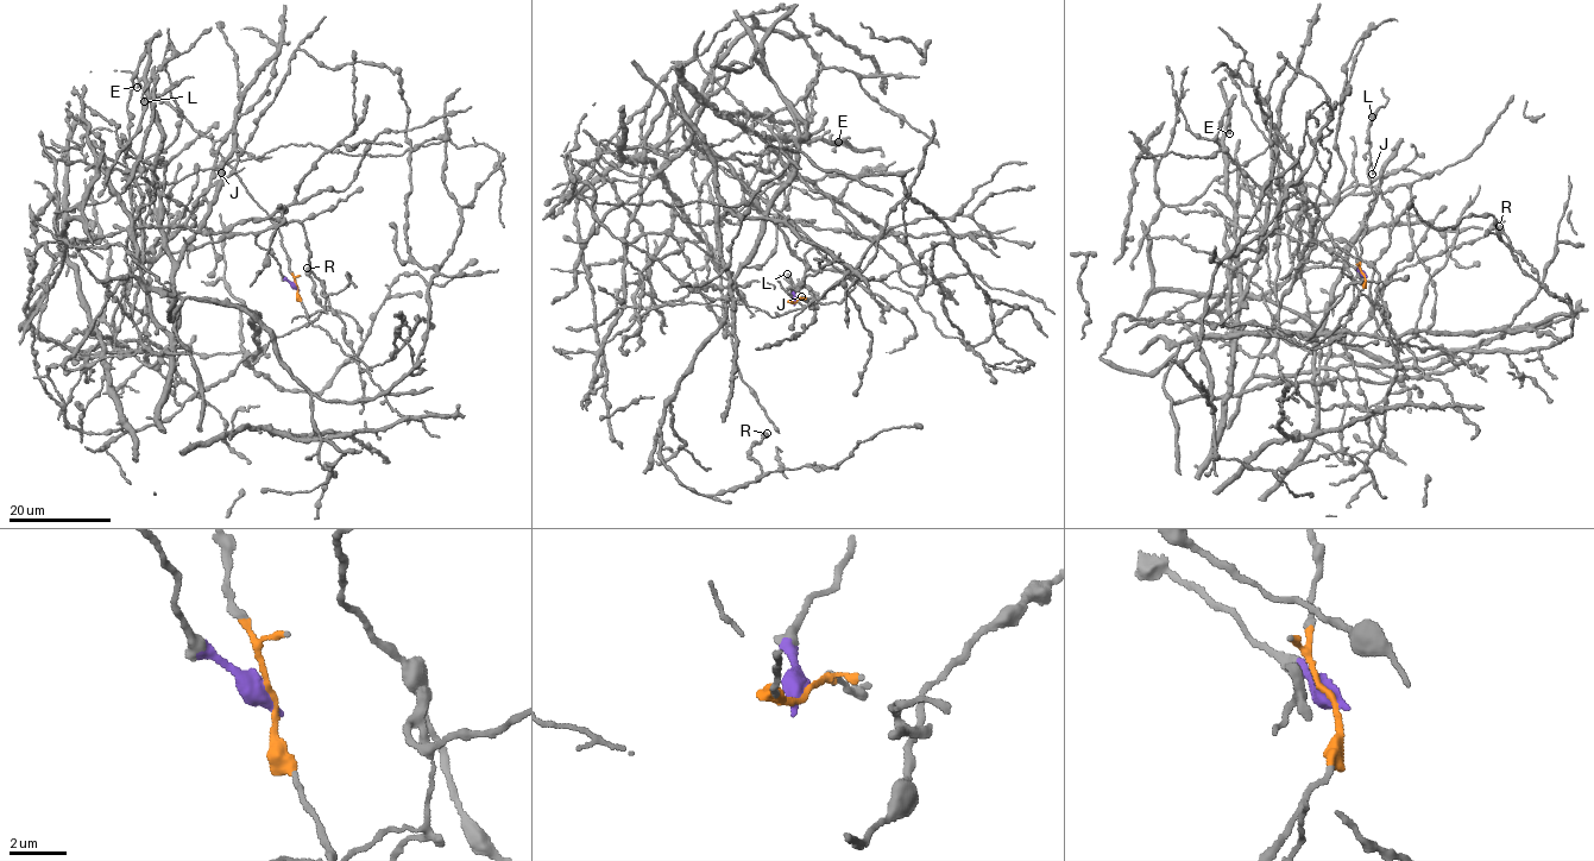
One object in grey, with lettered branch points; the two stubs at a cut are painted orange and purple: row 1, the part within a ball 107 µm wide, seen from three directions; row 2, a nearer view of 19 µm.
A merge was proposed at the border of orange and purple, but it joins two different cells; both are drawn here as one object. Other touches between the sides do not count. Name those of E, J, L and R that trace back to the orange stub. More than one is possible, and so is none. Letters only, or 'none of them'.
J, L

